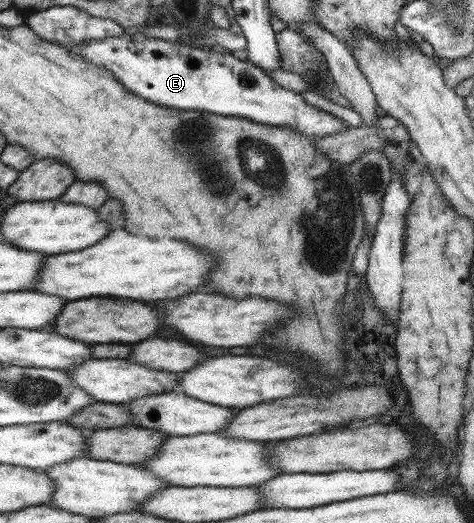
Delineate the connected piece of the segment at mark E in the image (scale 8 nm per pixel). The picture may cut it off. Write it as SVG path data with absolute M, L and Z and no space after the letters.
M122 33L111 38L83 41L66 50L108 70L122 88L155 106L207 111L272 127L288 127L315 140L349 128L338 118L307 105L300 93L279 87L260 68L220 49L194 48L184 42L172 44L158 38Z

